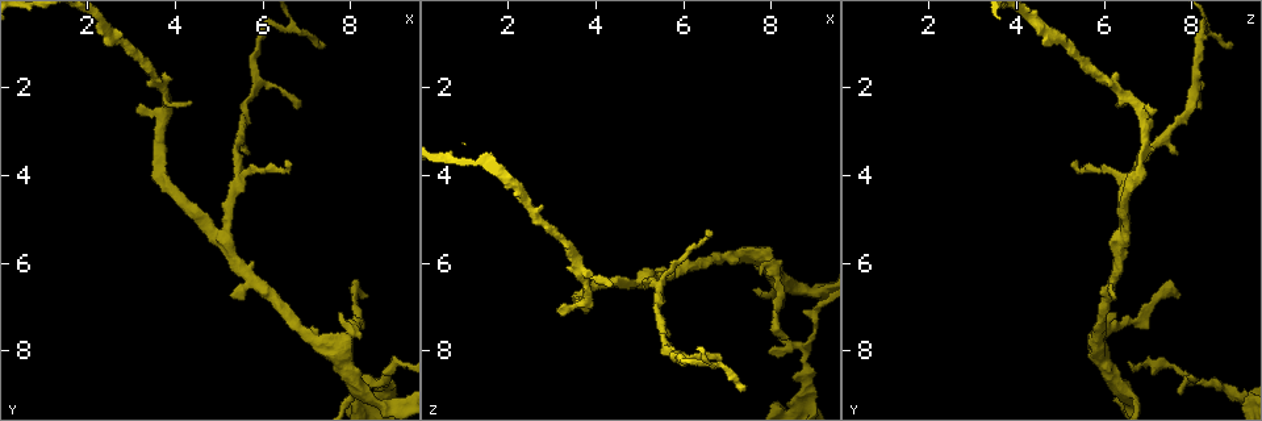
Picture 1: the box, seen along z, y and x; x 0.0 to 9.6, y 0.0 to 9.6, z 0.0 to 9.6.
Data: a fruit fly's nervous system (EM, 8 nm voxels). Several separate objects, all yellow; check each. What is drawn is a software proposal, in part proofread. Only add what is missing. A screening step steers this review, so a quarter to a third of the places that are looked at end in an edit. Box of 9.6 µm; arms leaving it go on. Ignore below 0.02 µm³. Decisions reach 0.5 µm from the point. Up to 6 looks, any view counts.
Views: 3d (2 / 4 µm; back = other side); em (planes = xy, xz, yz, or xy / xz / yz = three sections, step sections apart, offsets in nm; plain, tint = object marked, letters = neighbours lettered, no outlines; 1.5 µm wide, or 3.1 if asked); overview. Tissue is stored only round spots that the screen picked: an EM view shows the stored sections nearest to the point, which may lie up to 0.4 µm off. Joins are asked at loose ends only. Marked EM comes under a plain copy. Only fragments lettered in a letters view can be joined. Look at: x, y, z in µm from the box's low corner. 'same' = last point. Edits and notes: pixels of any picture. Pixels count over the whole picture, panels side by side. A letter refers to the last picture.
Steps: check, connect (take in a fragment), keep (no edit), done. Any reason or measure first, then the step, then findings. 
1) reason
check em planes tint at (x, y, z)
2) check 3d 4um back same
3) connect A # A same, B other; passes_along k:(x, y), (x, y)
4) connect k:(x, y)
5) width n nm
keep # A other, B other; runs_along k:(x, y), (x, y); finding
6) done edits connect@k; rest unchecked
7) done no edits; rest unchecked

free end
check em planes tint at (8.20, 9.00, 7.75)

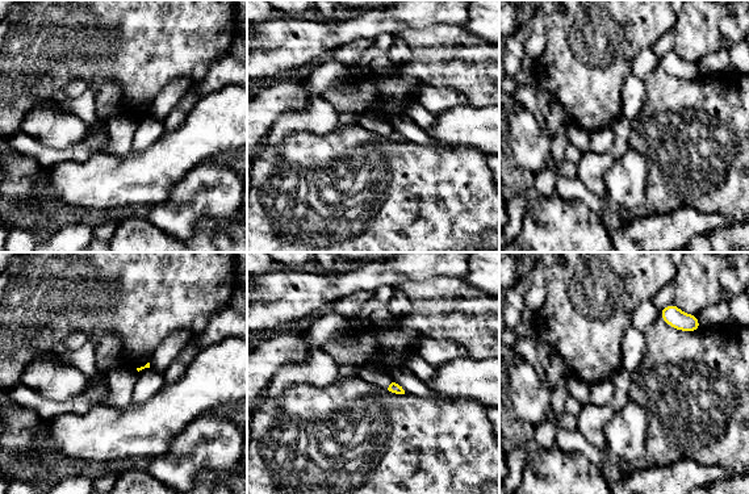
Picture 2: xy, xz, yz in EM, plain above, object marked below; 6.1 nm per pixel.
check em planes letters same

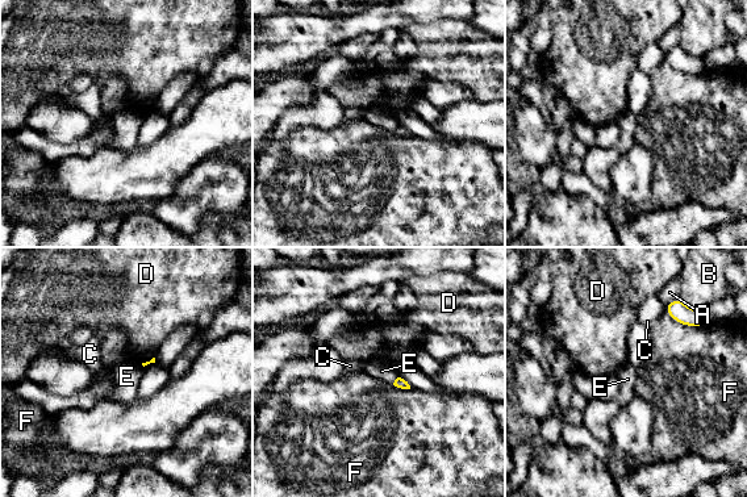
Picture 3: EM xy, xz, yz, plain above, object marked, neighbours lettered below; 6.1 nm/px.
keep # A other, B other, C other, D other, E other, F other; none of them fits

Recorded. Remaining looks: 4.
free end
check 3d 4um at (8.35, 6.85, 7.75)

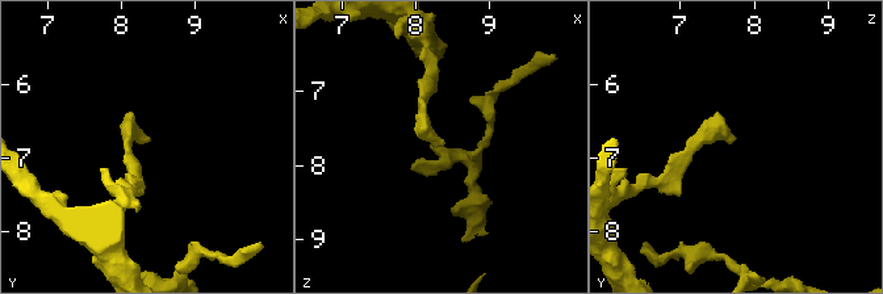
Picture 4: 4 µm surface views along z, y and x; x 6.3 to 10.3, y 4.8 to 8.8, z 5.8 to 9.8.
shape alone is not enough
check em xz step 4 letters at (8.35, 6.80, 7.70)

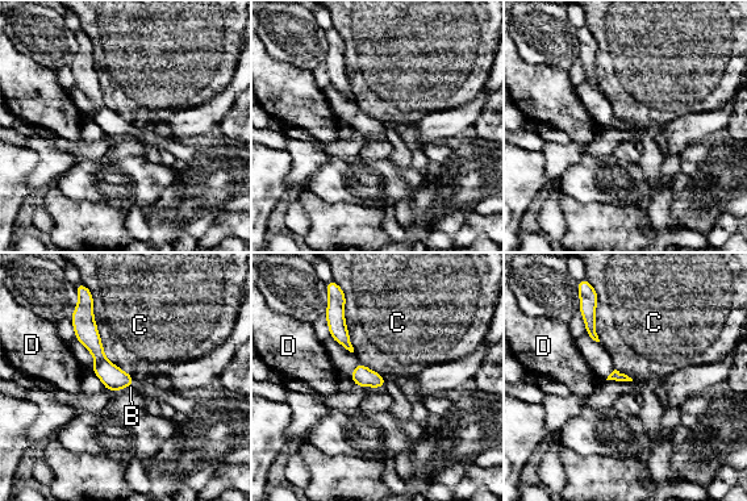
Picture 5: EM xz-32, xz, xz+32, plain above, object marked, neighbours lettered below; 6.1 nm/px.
check em yz step 8 letters same

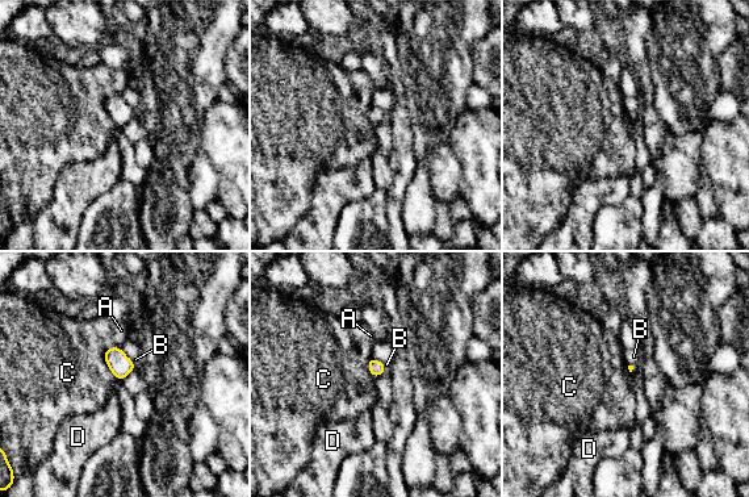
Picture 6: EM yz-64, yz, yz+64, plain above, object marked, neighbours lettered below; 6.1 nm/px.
keep # A other, B other, C other, D other; border 6:(103, 350), (105, 363), (117, 379); no lettered fragment goes on from it

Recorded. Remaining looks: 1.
done no edits; rest unchecked

